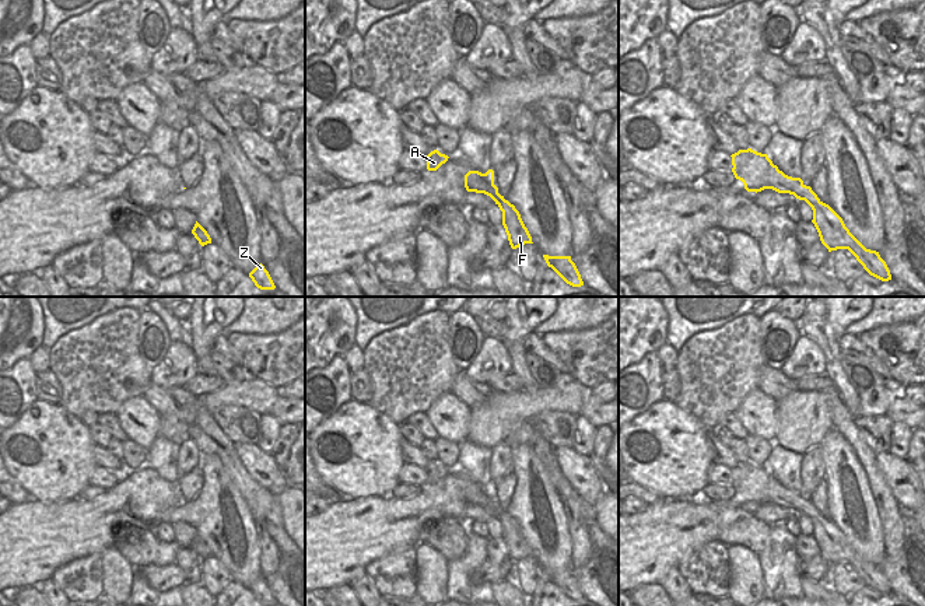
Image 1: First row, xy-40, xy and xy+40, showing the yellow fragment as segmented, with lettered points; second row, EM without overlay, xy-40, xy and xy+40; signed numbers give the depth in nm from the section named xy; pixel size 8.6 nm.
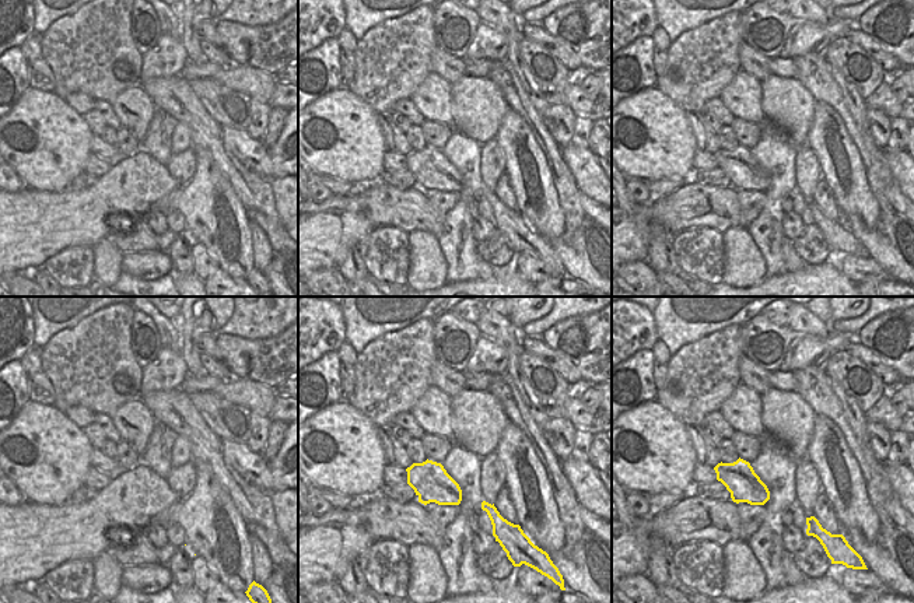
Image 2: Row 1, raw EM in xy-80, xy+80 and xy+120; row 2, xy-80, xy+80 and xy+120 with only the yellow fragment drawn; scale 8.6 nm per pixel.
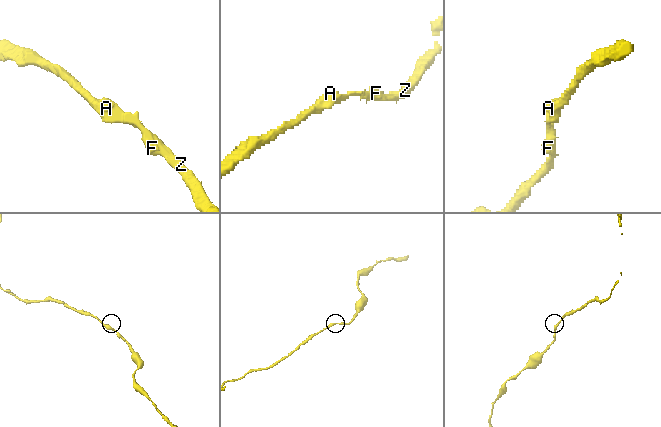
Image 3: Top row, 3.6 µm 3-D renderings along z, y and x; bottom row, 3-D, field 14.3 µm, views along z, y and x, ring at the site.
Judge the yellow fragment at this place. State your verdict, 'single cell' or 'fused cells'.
single cell

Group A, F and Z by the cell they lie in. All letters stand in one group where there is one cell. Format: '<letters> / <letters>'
A F Z

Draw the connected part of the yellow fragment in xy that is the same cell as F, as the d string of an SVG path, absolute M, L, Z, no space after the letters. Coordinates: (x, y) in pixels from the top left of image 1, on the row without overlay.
M488 483L486 487L479 484L469 484L465 488L465 501L467 505L484 507L490 509L502 525L502 539L508 549L508 554L512 563L516 563L525 557L533 557L532 550L525 540L519 525L498 507L498 501L494 498L494 484Z

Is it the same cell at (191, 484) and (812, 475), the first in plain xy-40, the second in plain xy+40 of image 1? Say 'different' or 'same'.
different

